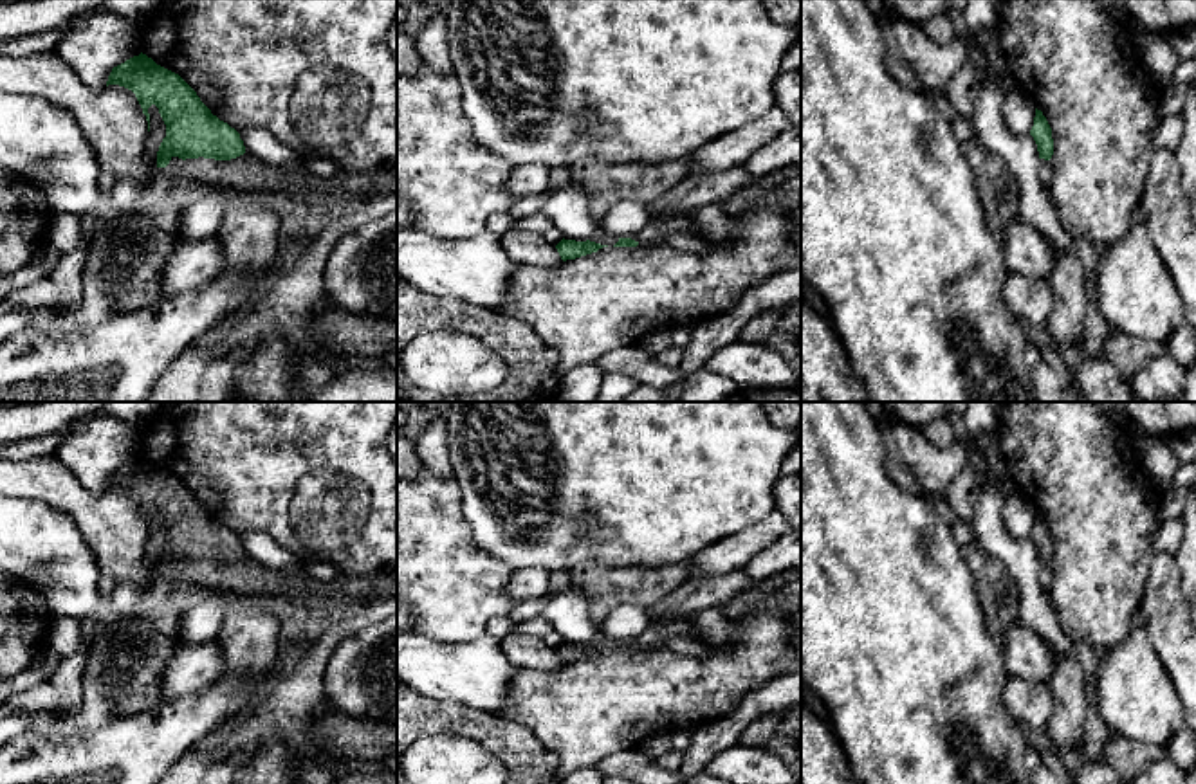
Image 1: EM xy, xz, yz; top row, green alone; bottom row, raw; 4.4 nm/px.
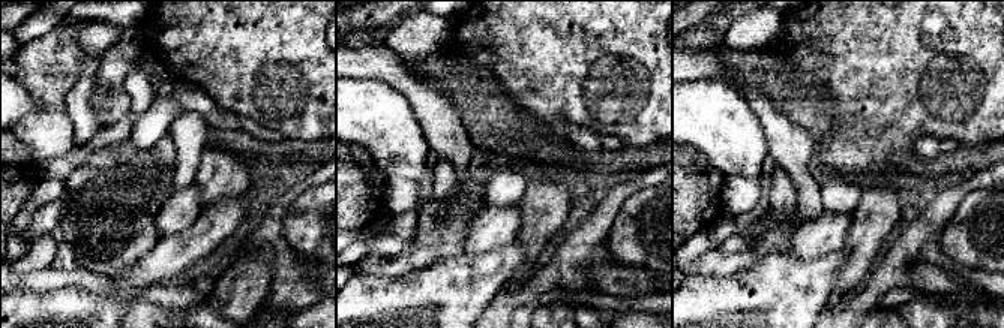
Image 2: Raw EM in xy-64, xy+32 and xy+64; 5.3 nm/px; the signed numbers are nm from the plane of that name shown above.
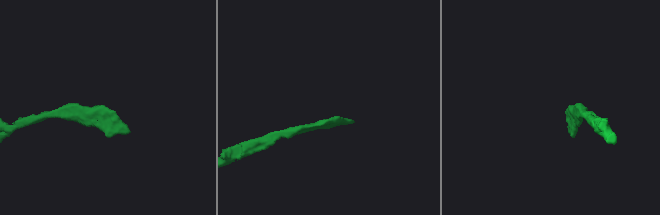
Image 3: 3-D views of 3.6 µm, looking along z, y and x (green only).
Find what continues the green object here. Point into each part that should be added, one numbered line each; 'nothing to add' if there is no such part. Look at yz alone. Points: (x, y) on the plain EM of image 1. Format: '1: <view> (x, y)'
1: yz (1045, 574)

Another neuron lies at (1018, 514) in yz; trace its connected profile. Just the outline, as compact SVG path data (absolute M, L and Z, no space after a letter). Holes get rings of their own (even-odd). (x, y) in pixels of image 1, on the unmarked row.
M1021 496L1005 501L1003 524L1010 537L1026 541L1034 530L1035 506Z

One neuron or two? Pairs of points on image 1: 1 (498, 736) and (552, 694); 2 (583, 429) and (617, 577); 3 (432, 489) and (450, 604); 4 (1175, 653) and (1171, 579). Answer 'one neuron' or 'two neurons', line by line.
1: two neurons
2: two neurons
3: one neuron
4: one neuron

